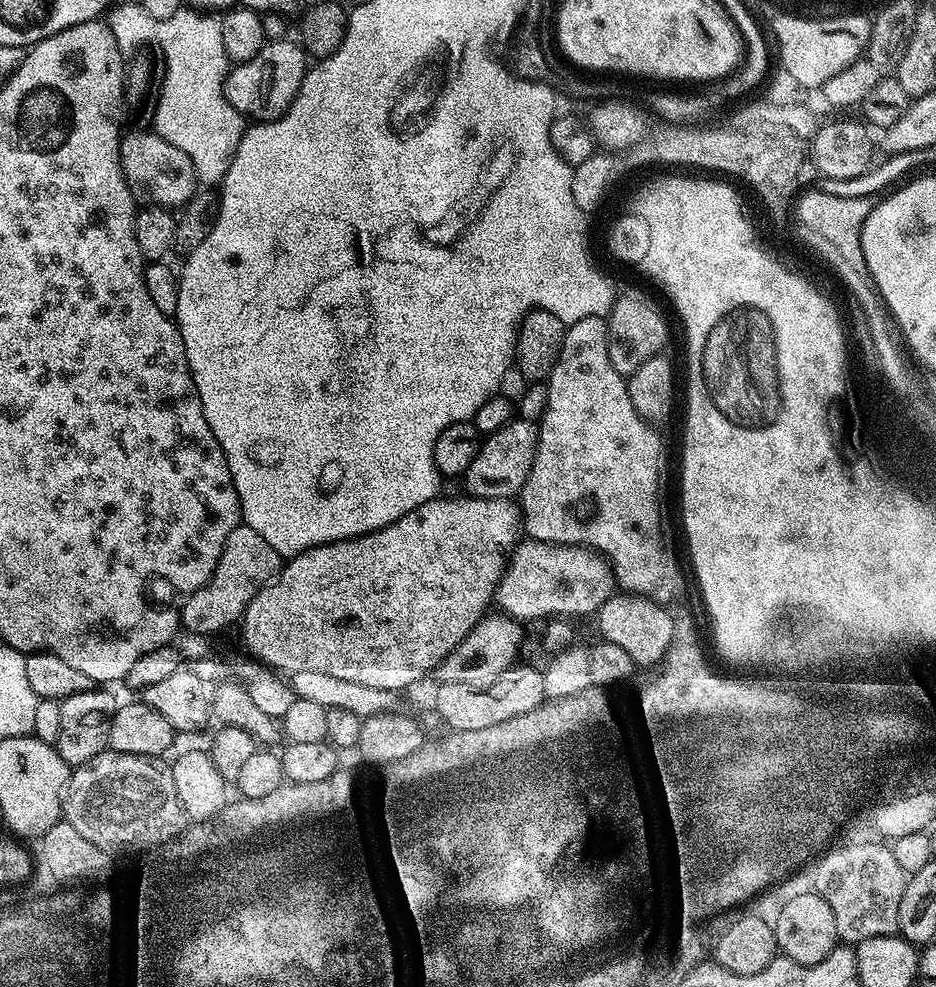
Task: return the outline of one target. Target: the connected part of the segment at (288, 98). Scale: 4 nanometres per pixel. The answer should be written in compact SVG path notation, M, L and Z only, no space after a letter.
M268 40L254 58L229 67L228 75L224 77L224 97L249 121L276 120L294 102L302 78L308 73L310 60L303 47L293 40Z

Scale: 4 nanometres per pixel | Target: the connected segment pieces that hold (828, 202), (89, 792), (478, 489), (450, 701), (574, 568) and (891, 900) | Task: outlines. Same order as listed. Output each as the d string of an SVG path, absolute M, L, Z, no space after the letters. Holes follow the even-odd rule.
M819 188L807 189L799 197L796 204L796 210L804 220L806 236L828 258L828 262L844 276L844 280L850 284L848 292L853 299L858 294L856 282L868 284L870 290L877 289L873 276L869 272L869 264L866 262L861 242L862 226L865 225L865 220L873 212L875 205L876 202L873 197L838 196L824 193ZM848 232L856 232L856 234L848 236Z
M105 750L99 752L90 762L75 769L69 775L68 786L64 789L62 816L74 826L86 842L96 849L103 846L107 849L119 850L137 848L141 854L148 854L151 848L159 849L169 840L182 835L190 825L187 814L182 810L182 802L178 802L178 790L174 790L174 774L167 763L151 756L126 754Z
M513 418L506 426L487 433L480 441L480 449L464 472L463 491L478 498L502 498L511 500L519 497L524 489L530 466L534 466L534 454L540 437L539 427L533 421Z
M520 662L498 674L495 684L487 684L484 688L467 688L461 684L439 685L435 689L436 708L448 723L447 727L453 731L485 729L486 726L524 715L543 704L546 700L543 680L544 672L540 668L531 668Z
M524 538L513 548L511 557L496 585L495 603L500 603L499 611L517 622L547 618L572 618L568 616L588 616L599 612L600 608L614 592L614 577L611 567L597 553L566 544L544 544L540 540Z
M880 844L834 847L829 847L815 861L811 887L830 905L840 940L845 945L855 946L866 938L897 935L898 905L902 902L902 890L906 890L909 873L898 866L891 847L883 848Z

